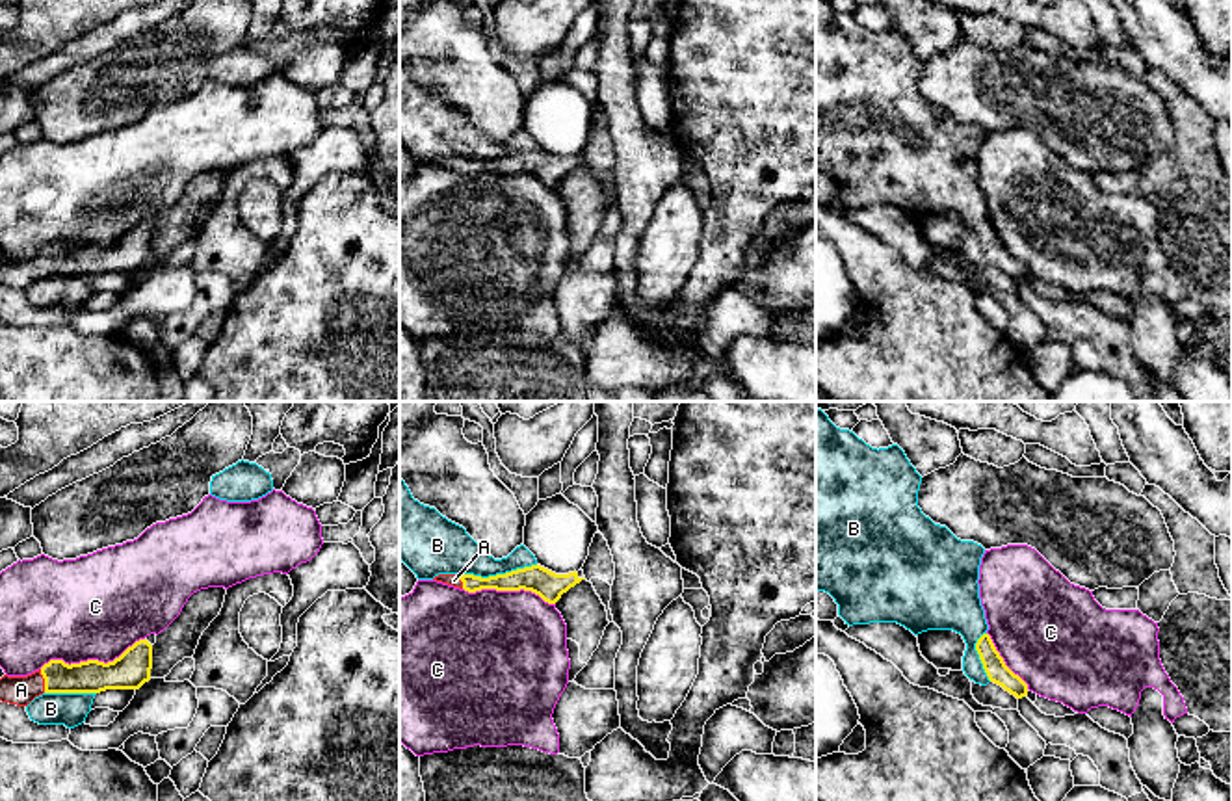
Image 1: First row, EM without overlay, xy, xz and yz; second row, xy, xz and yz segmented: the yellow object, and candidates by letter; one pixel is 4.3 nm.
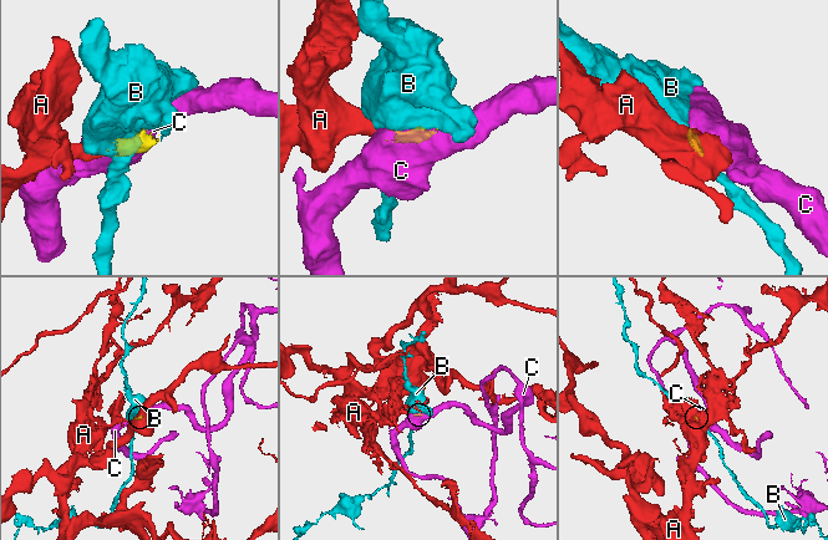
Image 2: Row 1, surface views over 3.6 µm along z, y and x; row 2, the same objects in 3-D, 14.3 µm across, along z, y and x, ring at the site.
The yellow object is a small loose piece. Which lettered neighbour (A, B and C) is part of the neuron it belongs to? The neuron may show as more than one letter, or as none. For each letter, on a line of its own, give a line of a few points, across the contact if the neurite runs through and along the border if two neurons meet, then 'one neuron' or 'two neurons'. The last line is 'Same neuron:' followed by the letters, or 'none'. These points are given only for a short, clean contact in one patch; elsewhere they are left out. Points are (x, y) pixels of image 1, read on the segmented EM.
A: xy (88, 677), (45, 681), (15, 690) | one neuron
B: two neurons
C: two neurons
Same neuron: A

